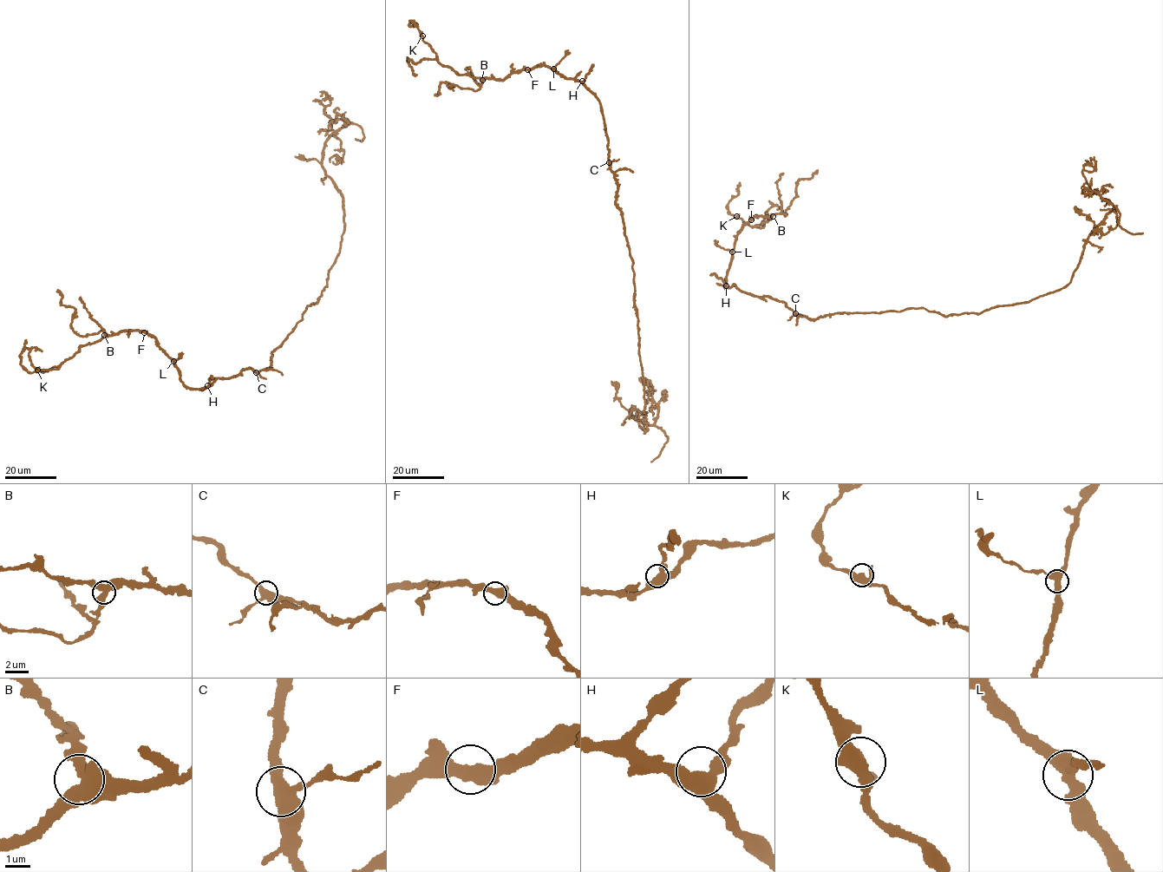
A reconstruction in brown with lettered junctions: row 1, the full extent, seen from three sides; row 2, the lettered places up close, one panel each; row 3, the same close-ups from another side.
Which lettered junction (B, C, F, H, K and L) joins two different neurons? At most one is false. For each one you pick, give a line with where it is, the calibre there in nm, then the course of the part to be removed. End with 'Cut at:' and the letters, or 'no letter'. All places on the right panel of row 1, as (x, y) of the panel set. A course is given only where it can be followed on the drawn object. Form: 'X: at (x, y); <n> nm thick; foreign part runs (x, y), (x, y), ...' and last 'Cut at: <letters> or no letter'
Cut at: no letter

